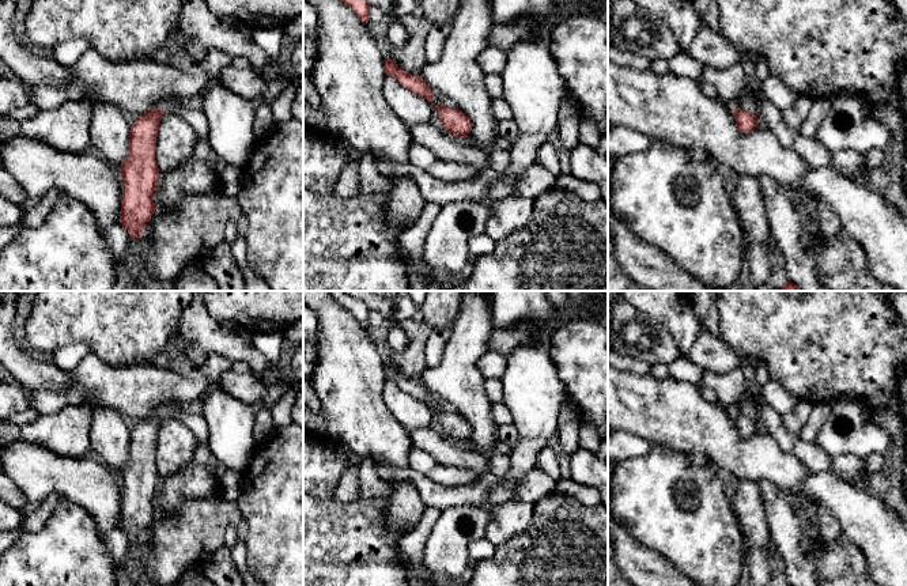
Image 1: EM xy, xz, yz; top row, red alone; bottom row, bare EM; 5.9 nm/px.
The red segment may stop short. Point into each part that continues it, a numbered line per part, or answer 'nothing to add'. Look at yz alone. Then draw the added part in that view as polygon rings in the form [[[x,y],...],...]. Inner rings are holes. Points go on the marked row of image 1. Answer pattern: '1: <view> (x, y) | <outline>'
1: yz (748, 104) | [[[760,53],[757,54],[757,60],[753,65],[753,79],[748,82],[742,99],[737,103],[744,111],[757,114],[757,88],[761,87],[761,83],[771,75],[768,69],[768,64]]]

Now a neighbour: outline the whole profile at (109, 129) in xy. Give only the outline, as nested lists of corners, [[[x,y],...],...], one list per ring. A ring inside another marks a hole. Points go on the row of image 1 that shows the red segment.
[[[94,102],[90,124],[91,145],[117,169],[128,156],[129,131],[131,124],[121,109],[107,102]]]

